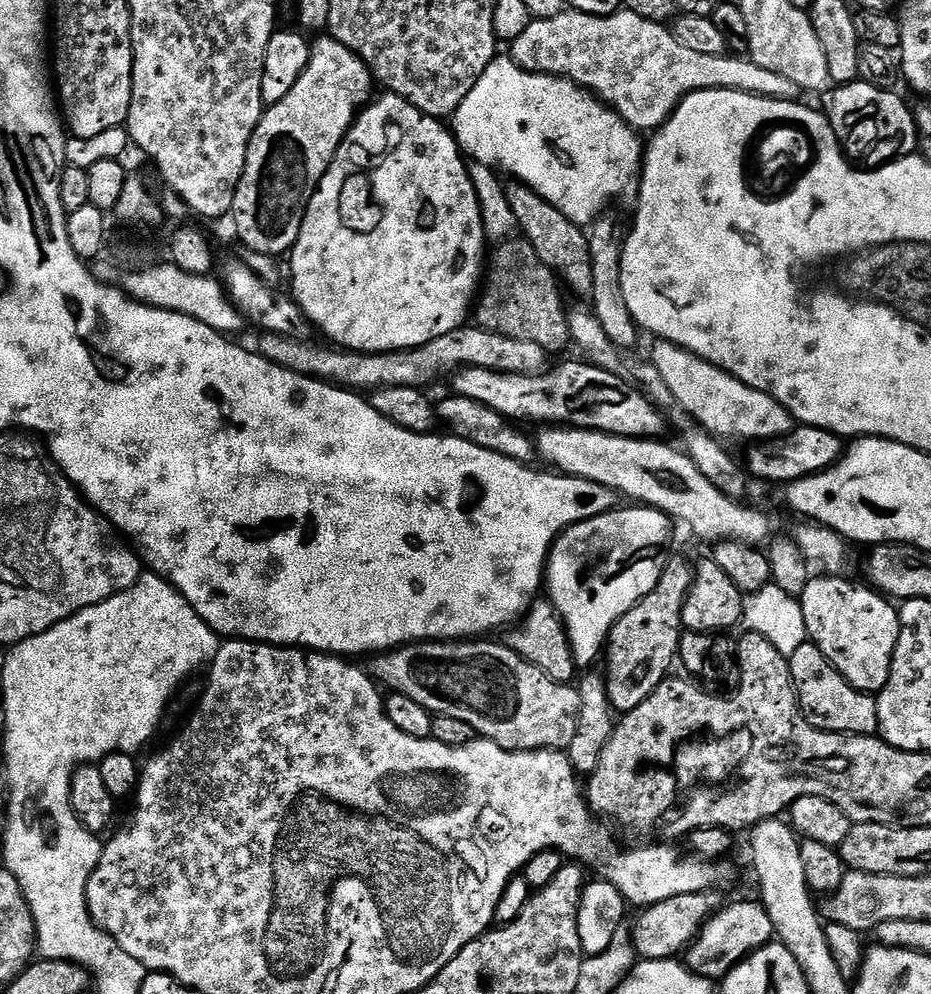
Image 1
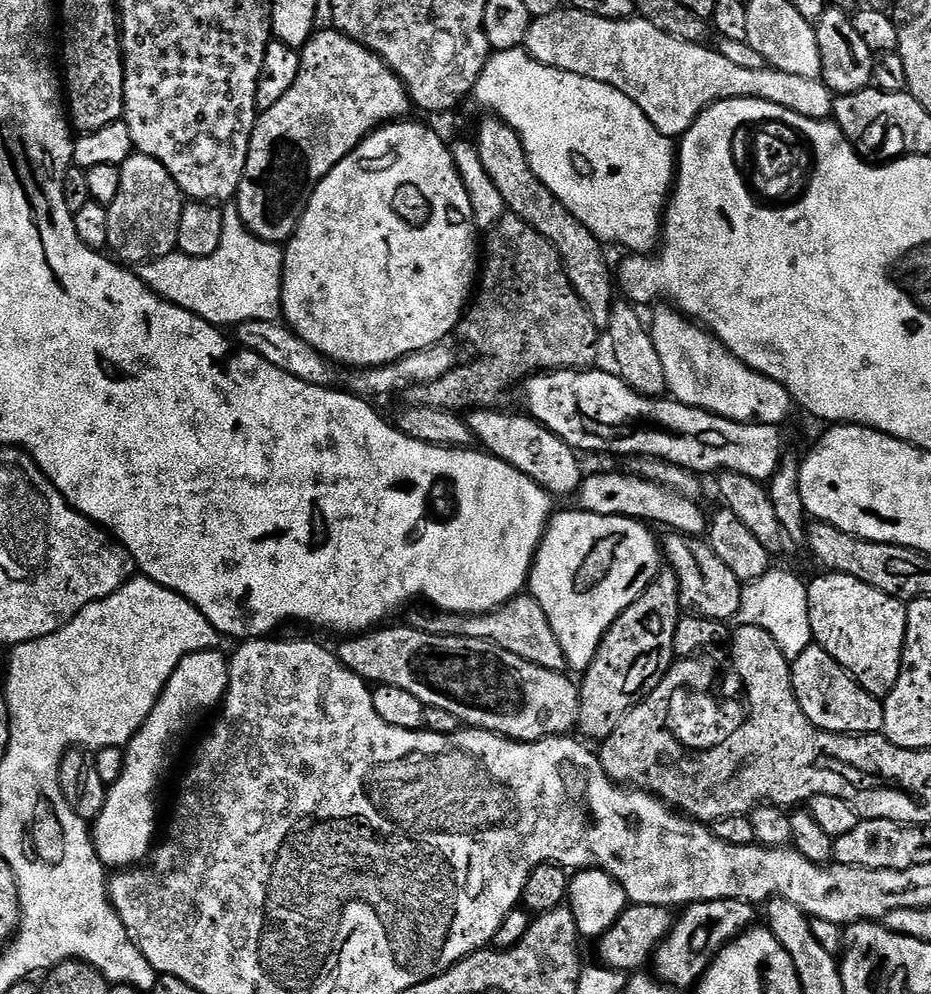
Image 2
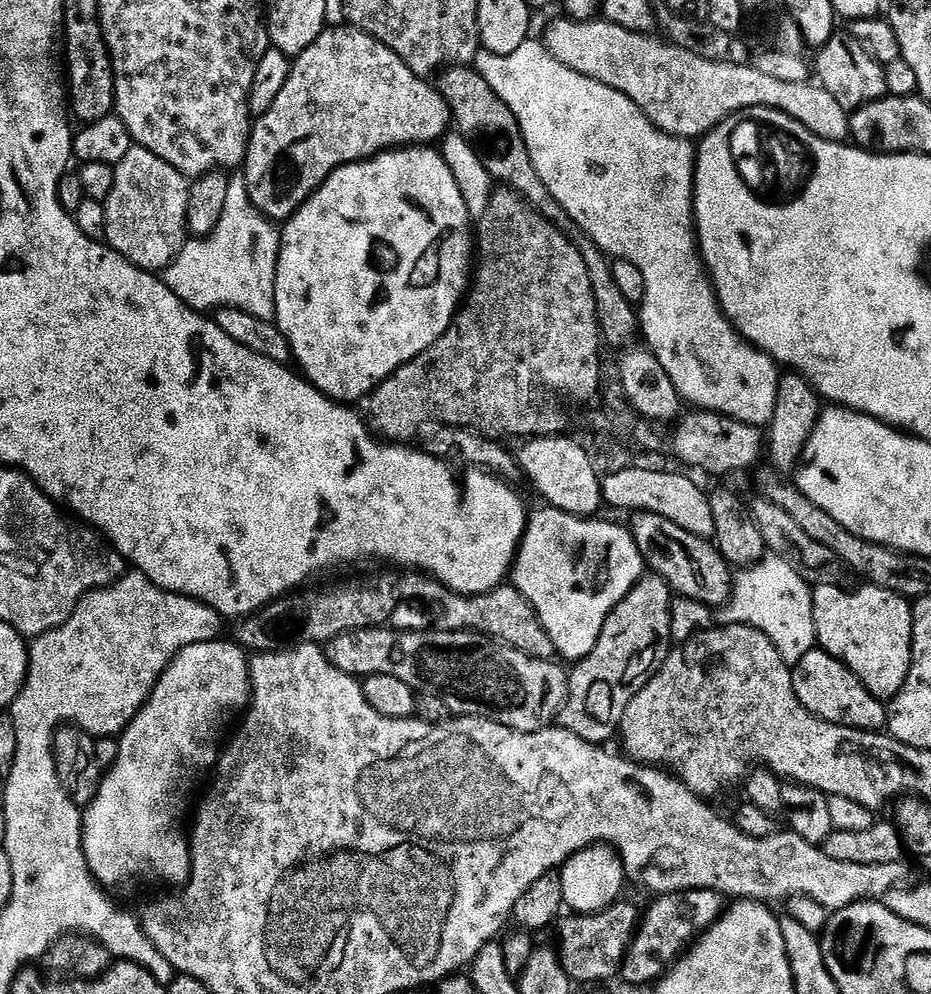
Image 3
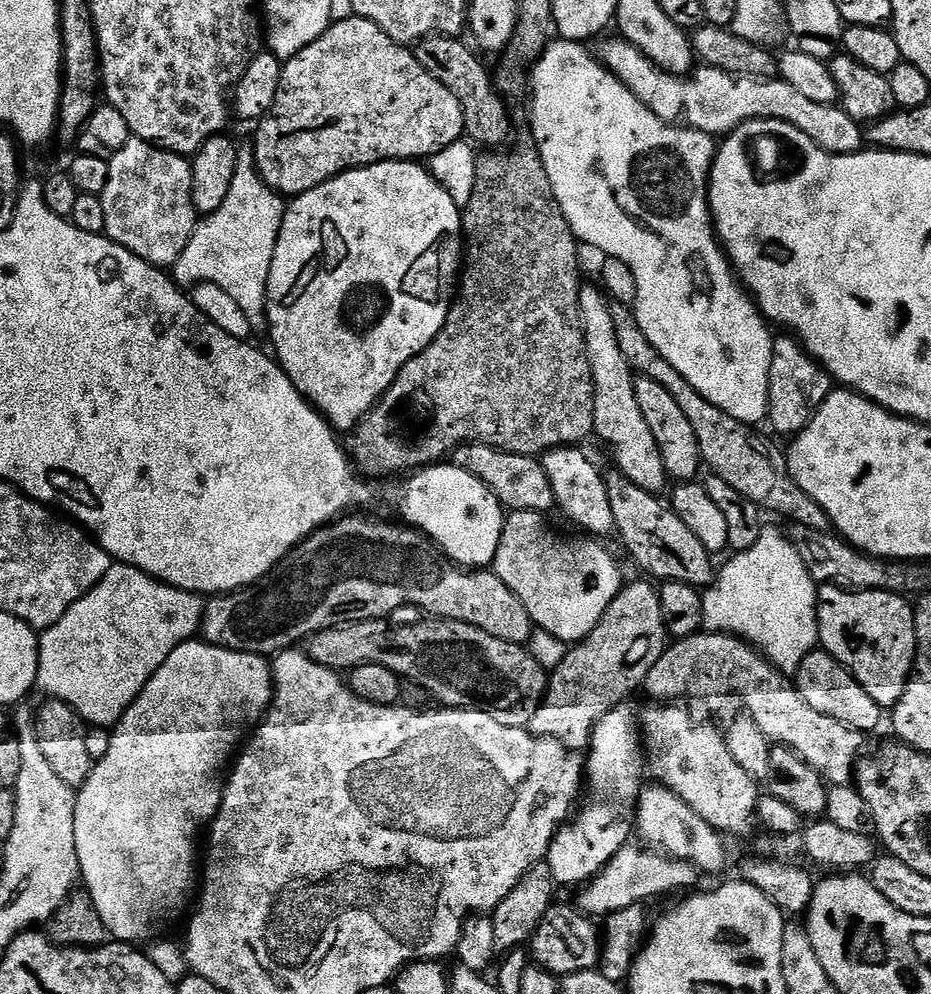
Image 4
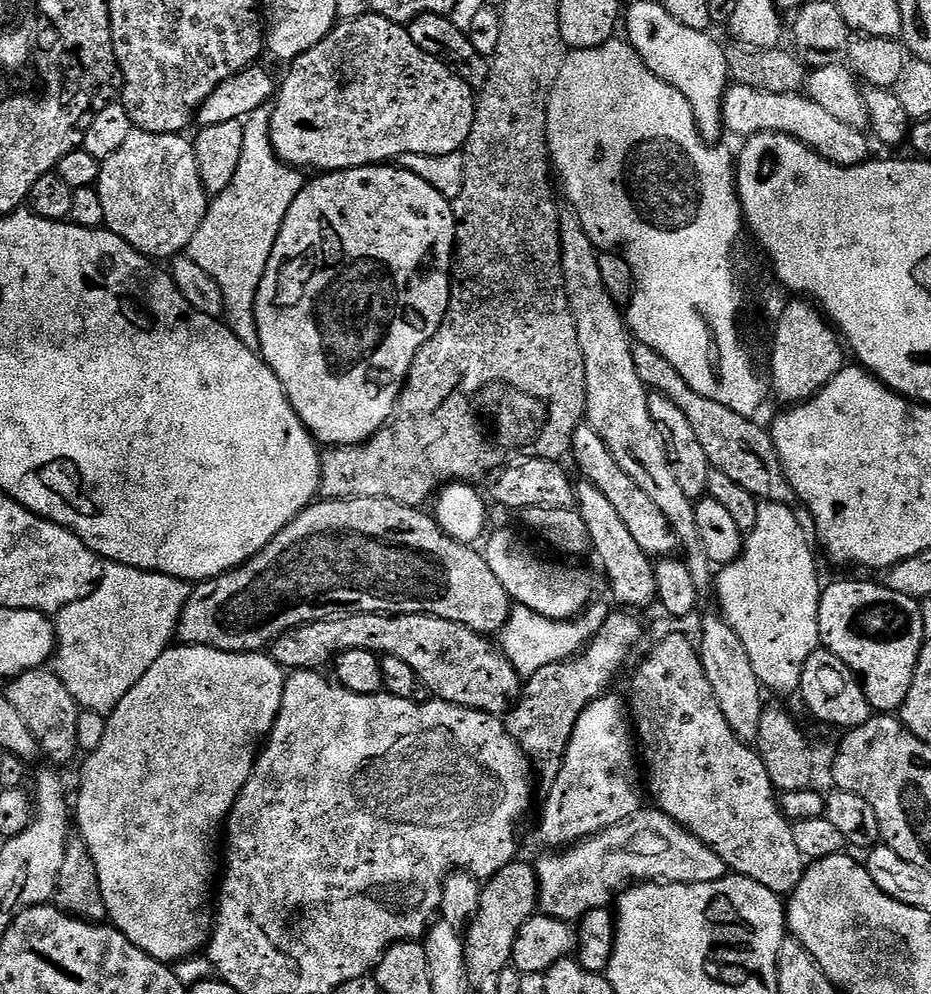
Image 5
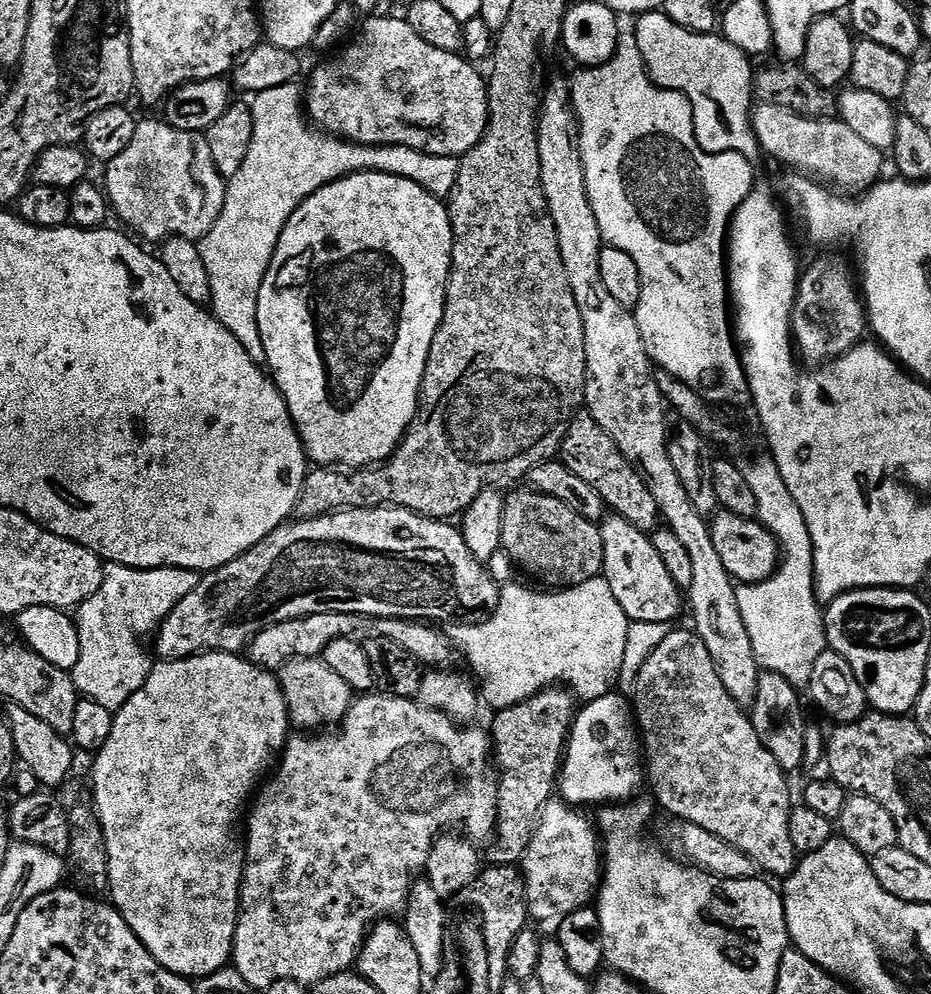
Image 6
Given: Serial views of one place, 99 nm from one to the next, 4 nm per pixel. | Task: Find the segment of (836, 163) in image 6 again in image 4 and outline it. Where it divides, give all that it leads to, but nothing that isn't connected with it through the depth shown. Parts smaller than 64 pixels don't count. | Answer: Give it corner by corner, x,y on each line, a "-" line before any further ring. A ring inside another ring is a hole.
615,39
599,41
599,44
601,43
600,52
598,51
600,63
609,68
647,108
651,109
654,114
658,114
663,120
683,122
687,127
697,128
698,131
705,132
713,138
723,138
738,126
751,120
781,120
802,130
802,134
806,134
806,138
810,138
822,150
833,152
836,156
849,156
850,153
861,151
865,147
866,132
861,121
850,118
850,114
846,114
843,107
836,104
810,102
810,98
798,94
798,90
794,90
794,86
790,86
784,80
779,78
755,80
749,76
731,76
729,72
723,72
720,68
707,66
697,67
691,74
675,76
673,72
664,72
654,61
646,58
627,40

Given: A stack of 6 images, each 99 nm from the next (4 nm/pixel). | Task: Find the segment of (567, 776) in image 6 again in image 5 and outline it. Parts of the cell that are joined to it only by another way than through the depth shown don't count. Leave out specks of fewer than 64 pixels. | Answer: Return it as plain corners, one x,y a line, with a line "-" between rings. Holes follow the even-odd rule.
612,695
600,696
586,706
568,743
560,776
550,785
552,797
546,804
544,825
540,828
545,842
552,847
549,849
564,850
598,832
617,828
645,807
634,720
625,697
623,700

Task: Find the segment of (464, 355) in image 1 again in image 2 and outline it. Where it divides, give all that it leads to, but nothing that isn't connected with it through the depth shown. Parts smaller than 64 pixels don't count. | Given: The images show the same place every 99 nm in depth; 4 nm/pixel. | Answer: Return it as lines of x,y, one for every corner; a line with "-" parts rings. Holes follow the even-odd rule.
251,320
235,325
235,343
241,348
250,350
266,362
274,362
278,370
286,370
286,374
294,374
294,378
302,378
302,382
334,388
352,393
361,398
373,398
372,396
390,396
394,392
403,393
405,390
422,384
431,384
439,376
444,376
457,367
456,348
452,342
441,342
434,346
426,346
426,350
418,350
409,356
403,356
389,364
374,366
373,368
345,368
325,360
324,356
314,346
307,344
302,338
298,338
287,323
275,320

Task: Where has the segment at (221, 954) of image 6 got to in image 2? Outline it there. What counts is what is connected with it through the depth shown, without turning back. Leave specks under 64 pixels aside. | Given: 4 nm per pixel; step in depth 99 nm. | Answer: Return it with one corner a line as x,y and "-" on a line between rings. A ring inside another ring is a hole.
209,650
206,652
195,652
186,658
182,658
182,662
178,662
178,670
174,670
174,674
170,678
170,682
166,682
166,686
162,690
162,694
158,698
158,702
154,706
154,710
150,710
150,718
146,718
146,722
138,730
138,734
134,734
132,741
124,748
124,766
122,768
122,778
118,778
118,782
114,782
108,788
108,797
106,798
106,806
102,806
102,814
98,814
98,818
91,825
92,845
96,848
96,853
100,861
104,863
105,869
108,870
127,870
148,859
153,851
154,845
158,840
158,832
156,836
156,795
160,792
160,783
164,780
164,775
168,772
172,760
168,756
172,756
176,752
176,732
180,732
184,728
184,719
187,716
204,716
208,711
219,709
224,703
224,695
228,693
228,661
227,655
223,656
223,651

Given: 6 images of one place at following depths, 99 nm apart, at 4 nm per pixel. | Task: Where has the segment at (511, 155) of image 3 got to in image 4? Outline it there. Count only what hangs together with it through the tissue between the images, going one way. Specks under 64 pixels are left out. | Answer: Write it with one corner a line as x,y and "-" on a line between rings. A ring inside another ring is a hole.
428,36
425,40
416,41
414,51
426,74
434,74
434,78
438,78
438,82
442,82
442,86
446,86
454,98
458,98
467,139
481,149
496,150
508,136
508,108
503,98
496,93
487,66
479,60
481,57
462,41
453,36

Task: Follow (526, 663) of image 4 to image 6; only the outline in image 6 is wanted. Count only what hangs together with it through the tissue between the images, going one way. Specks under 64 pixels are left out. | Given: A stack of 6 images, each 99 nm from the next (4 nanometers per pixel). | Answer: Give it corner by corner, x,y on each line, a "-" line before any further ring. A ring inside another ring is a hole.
327,612
326,614
306,614
302,618
290,618
286,622
278,622
274,626
266,626
255,638
250,641
246,649
247,659
259,668
266,669
267,672
275,673
286,662
297,660
298,658
310,658
315,660
323,657
326,646
334,642
334,638
343,636
355,637
356,632
371,633
373,636
385,636
394,638
398,646
410,650
410,654
421,665
432,670
440,670
452,660
454,649
452,641
448,639
439,627
428,622
417,622
415,620
382,620
379,618
369,619
366,616
355,616
354,614
342,614
341,612

